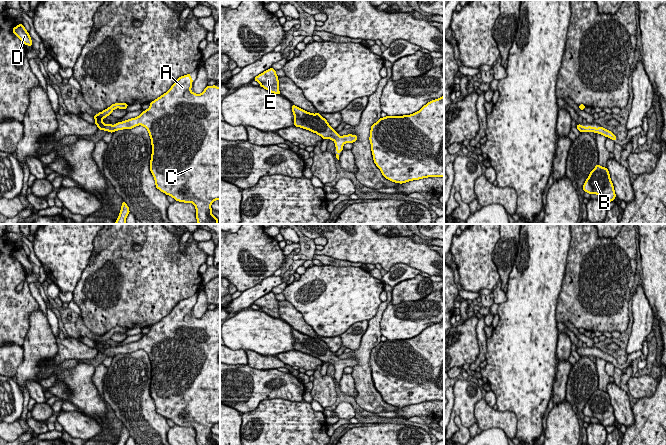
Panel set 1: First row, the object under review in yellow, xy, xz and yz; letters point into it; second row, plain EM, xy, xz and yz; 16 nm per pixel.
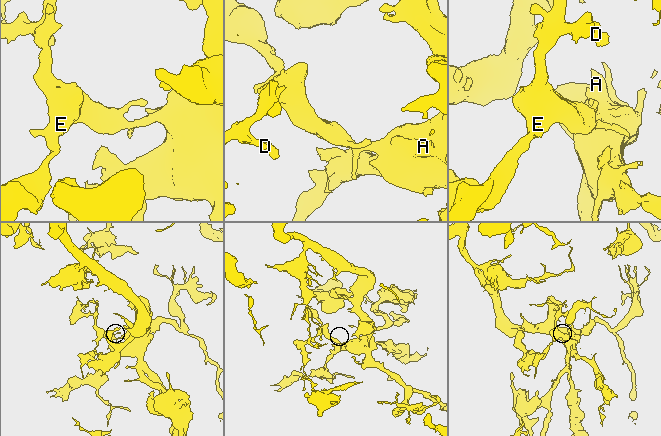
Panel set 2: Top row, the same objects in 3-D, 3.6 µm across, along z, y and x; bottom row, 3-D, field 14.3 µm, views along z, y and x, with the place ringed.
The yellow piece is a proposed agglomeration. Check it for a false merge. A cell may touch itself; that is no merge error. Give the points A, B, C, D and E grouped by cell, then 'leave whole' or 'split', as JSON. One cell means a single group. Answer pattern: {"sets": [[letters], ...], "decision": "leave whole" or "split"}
{"sets": [["A", "B", "C", "D", "E"]], "decision": "leave whole"}

